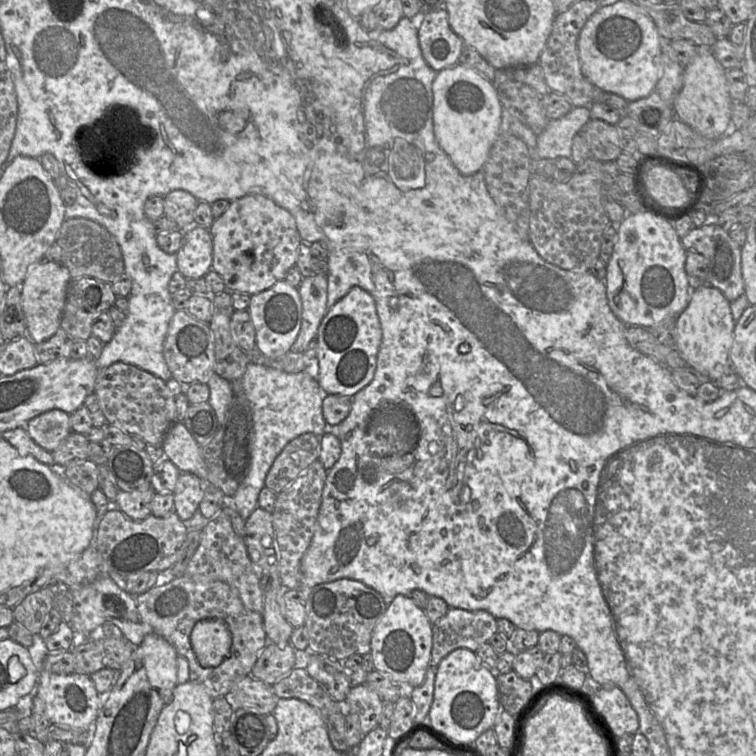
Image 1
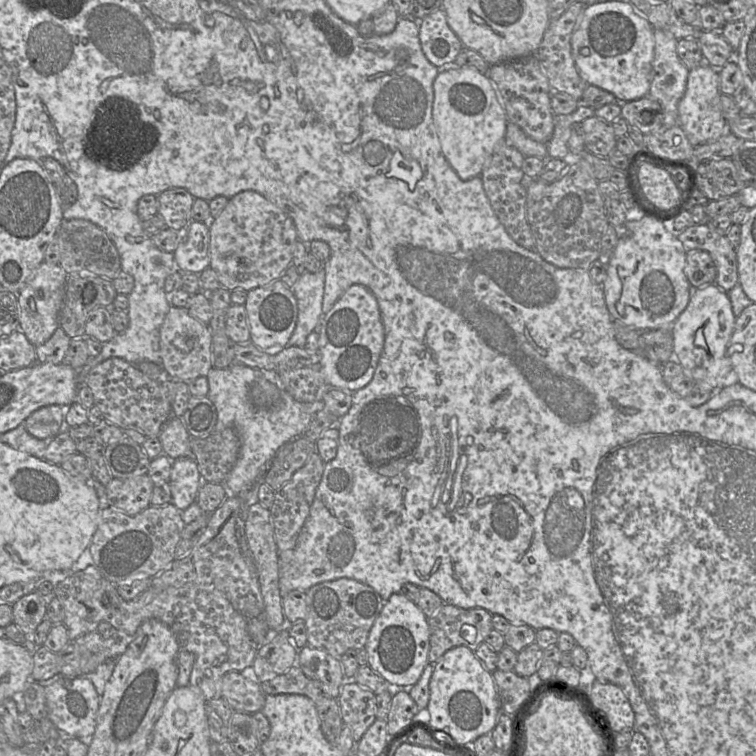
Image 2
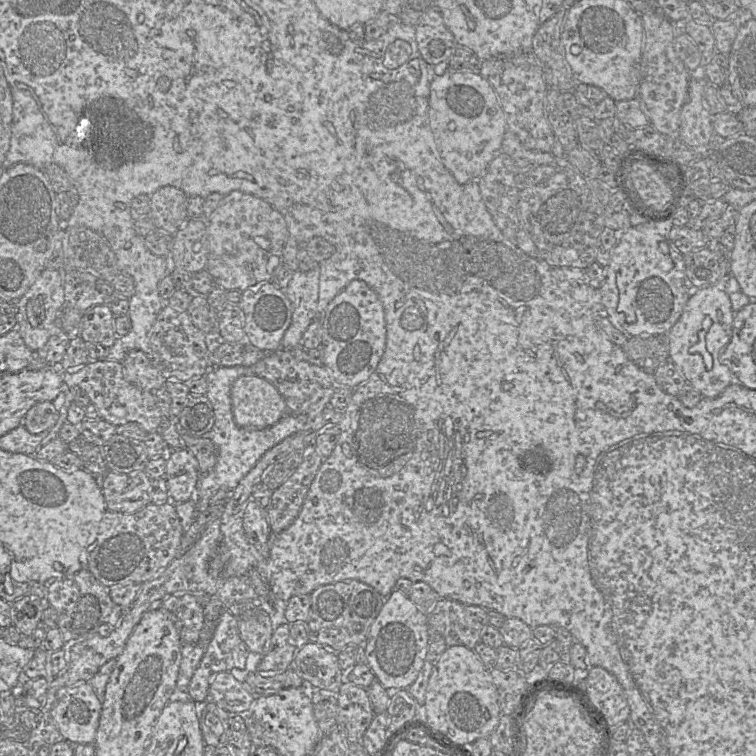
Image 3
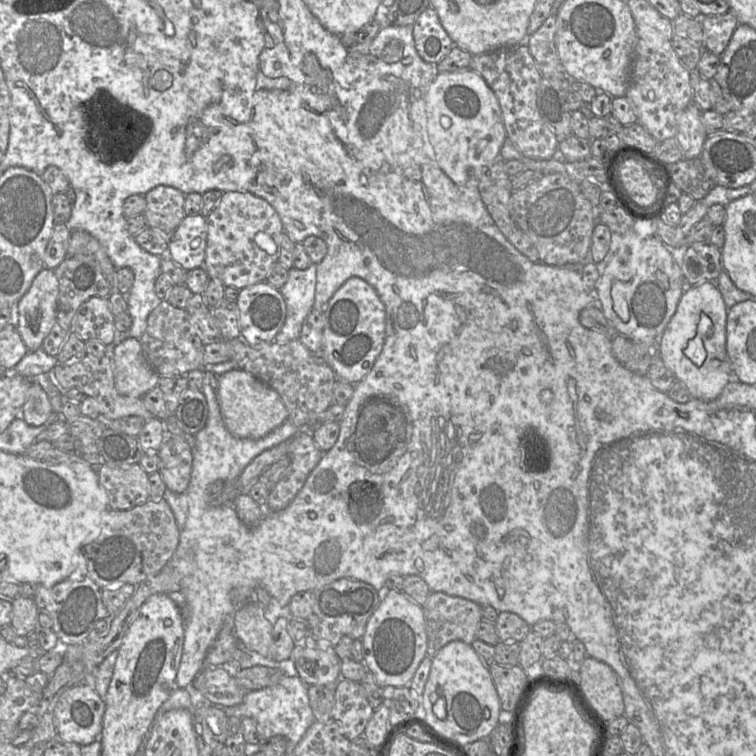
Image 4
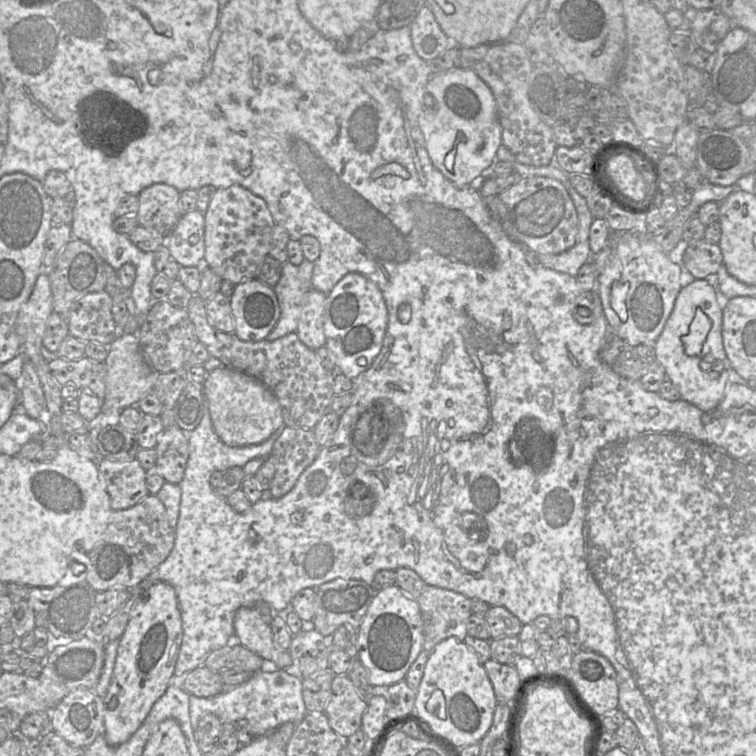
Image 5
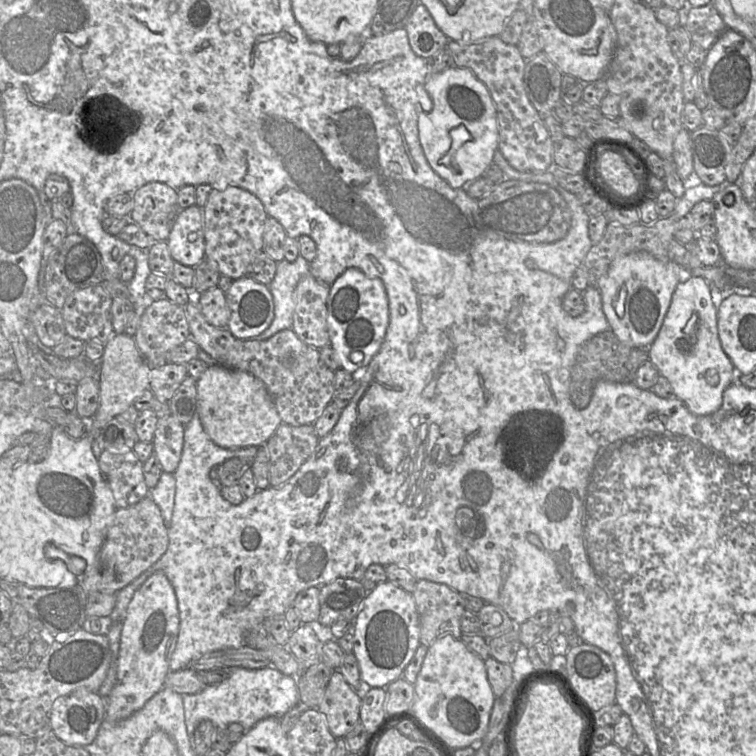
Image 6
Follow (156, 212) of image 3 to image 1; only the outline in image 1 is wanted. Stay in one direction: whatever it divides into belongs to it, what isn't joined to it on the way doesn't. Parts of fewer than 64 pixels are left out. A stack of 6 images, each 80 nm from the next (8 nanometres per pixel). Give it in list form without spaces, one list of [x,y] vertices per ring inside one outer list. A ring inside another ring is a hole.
[[[173,190],[164,197],[164,215],[174,221],[183,233],[194,225],[198,200],[188,191]]]

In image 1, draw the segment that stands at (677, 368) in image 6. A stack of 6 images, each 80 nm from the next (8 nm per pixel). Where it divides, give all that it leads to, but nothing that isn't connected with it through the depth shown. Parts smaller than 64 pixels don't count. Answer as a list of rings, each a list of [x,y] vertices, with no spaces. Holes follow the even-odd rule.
[[[711,286],[696,288],[687,307],[676,318],[676,348],[691,367],[702,378],[717,380],[732,367],[730,349],[734,339],[735,321],[733,320],[730,301],[723,293]]]

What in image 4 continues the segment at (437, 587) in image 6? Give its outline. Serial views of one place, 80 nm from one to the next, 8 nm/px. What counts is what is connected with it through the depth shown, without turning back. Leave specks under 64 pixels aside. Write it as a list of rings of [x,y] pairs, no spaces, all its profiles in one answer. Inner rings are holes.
[[[431,592],[423,605],[427,633],[427,656],[433,658],[437,652],[451,641],[459,640],[472,644],[482,621],[481,606],[473,601],[450,596],[442,592]]]

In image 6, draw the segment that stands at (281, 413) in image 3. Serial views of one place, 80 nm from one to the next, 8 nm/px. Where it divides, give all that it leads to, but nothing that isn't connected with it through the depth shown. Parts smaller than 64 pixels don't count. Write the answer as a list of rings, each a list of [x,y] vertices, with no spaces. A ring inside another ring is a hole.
[[[209,365],[197,379],[197,410],[202,426],[211,440],[223,448],[260,447],[282,423],[266,386],[254,375]]]

